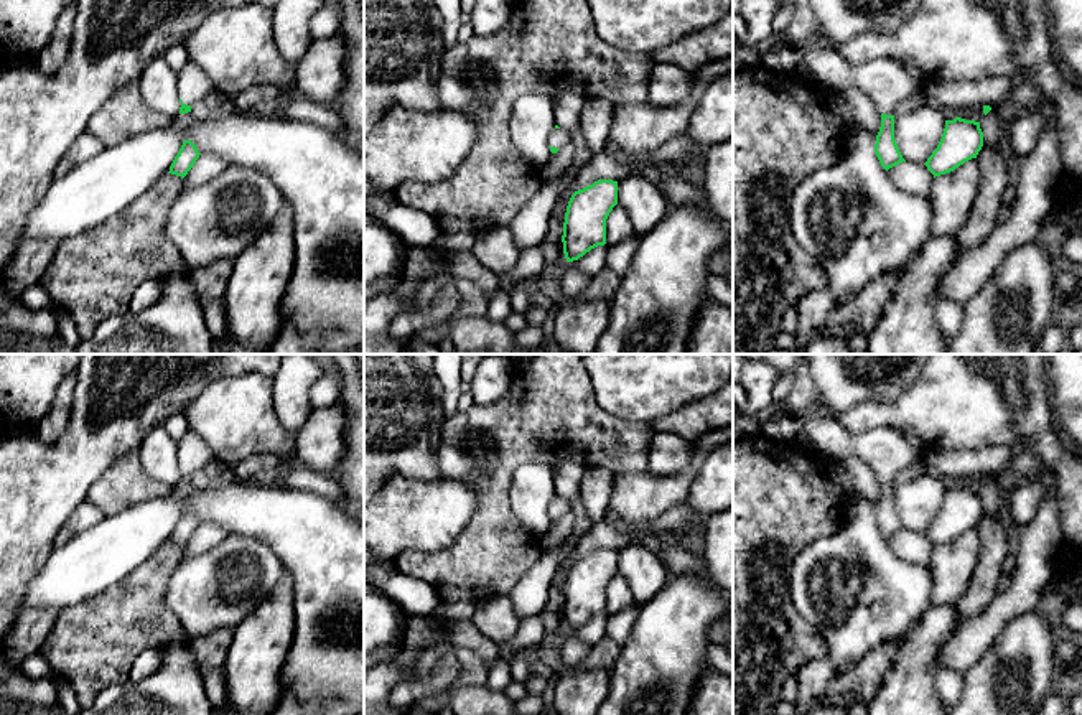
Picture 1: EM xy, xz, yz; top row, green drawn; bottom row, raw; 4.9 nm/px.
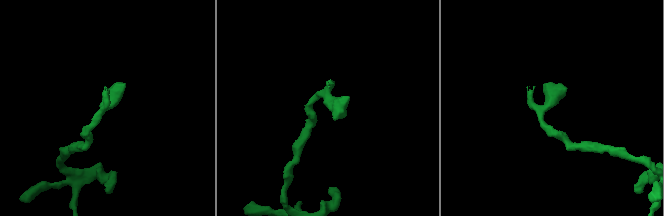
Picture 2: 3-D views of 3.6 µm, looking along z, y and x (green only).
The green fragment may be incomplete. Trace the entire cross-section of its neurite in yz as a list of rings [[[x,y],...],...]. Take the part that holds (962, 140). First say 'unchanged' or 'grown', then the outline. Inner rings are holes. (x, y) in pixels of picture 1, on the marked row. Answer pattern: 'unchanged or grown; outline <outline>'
unchanged; outline [[[955,117],[954,120],[945,120],[942,138],[924,165],[935,178],[977,158],[982,147],[983,132],[980,122]]]

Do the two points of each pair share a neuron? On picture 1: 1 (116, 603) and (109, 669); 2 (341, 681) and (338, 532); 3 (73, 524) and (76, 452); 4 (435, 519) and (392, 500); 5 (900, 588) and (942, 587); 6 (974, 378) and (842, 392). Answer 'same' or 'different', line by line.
1: same
2: same
3: different
4: same
5: different
6: different

